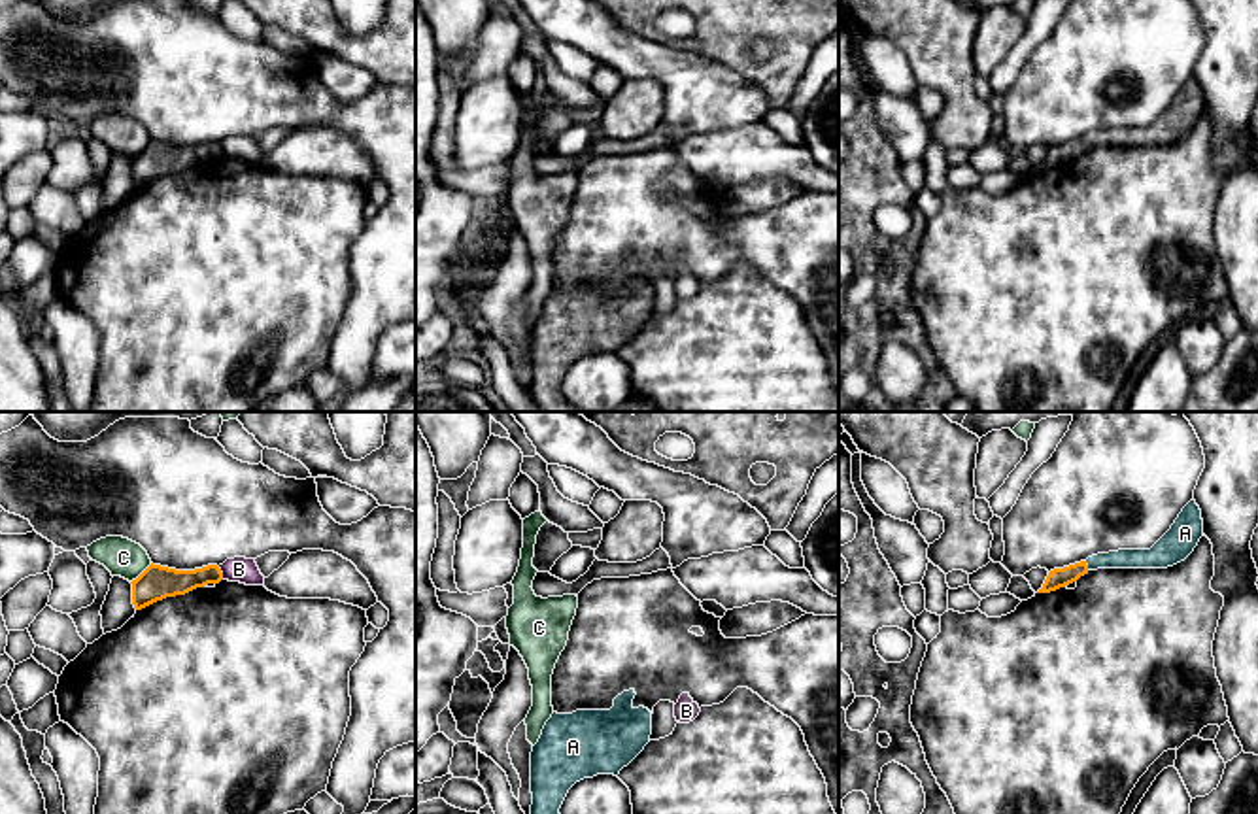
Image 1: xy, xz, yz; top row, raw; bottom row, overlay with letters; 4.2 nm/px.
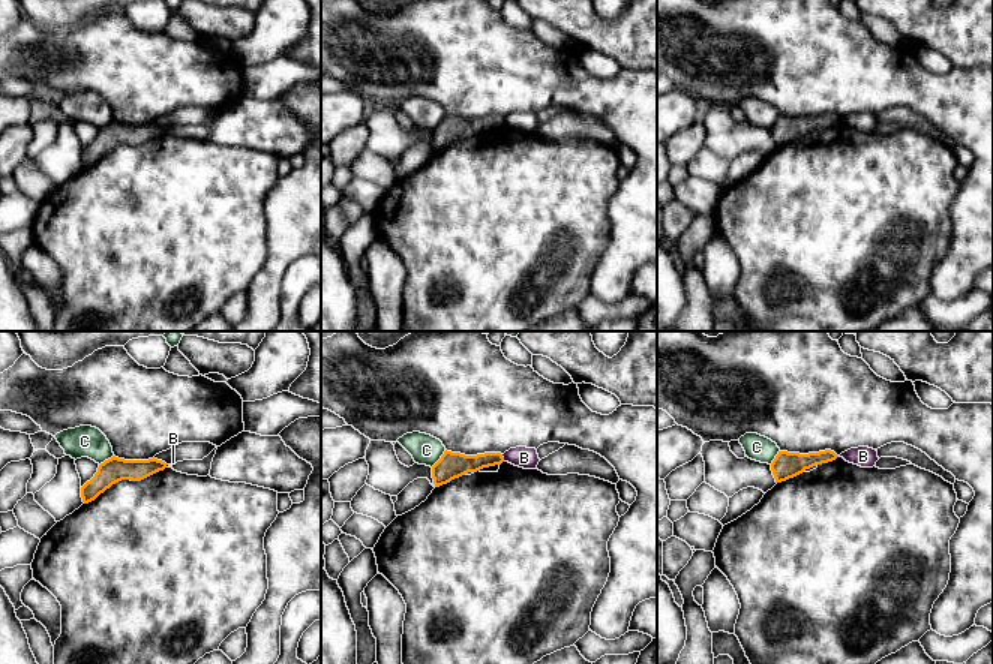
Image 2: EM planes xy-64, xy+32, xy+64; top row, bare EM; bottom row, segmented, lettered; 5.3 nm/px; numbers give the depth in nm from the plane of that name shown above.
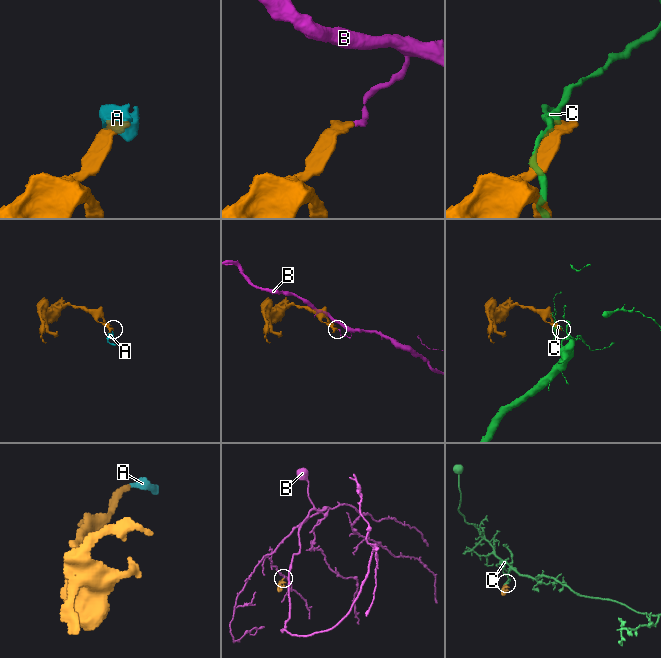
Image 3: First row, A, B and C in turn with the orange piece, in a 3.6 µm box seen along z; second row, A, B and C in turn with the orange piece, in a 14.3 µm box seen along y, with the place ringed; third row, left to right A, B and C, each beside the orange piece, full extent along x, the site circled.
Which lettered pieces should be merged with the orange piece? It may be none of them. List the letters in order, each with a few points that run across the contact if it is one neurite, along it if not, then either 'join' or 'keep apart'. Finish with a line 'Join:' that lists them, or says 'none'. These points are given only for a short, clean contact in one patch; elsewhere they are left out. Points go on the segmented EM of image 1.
A: yz (1056, 578), (1087, 565), (1122, 558) | join
B: xy (218, 567), (223, 578) | keep apart
C: xy (152, 563), (131, 582) | keep apart
Join: A

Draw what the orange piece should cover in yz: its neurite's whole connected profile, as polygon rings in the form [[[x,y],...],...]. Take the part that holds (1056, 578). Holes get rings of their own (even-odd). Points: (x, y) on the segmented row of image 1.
[[[1190,500],[1171,529],[1150,550],[1118,550],[1054,568],[1037,593],[1050,593],[1097,568],[1167,568],[1184,561],[1203,536],[1201,510]]]

